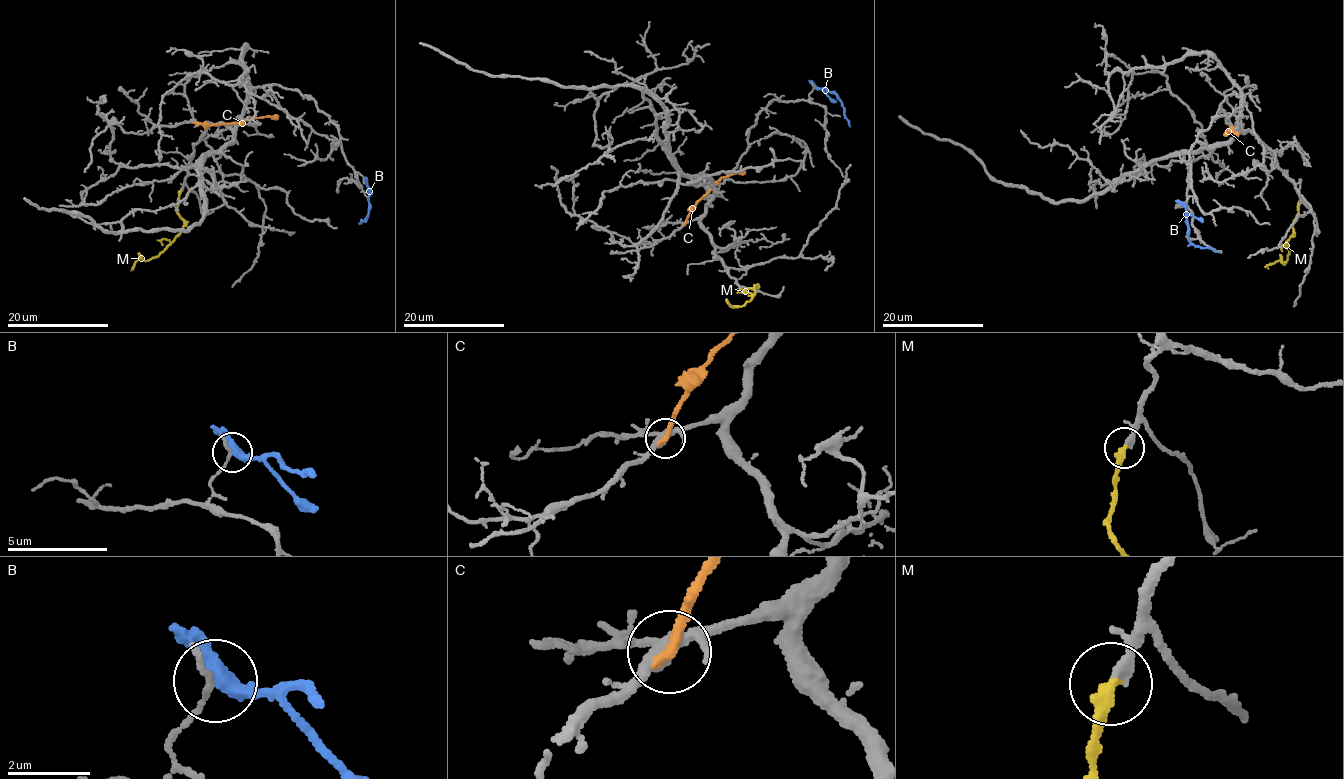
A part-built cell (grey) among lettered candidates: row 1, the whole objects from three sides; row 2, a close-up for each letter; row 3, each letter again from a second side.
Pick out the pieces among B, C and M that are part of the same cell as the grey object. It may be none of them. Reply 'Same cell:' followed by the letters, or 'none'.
Same cell: M

